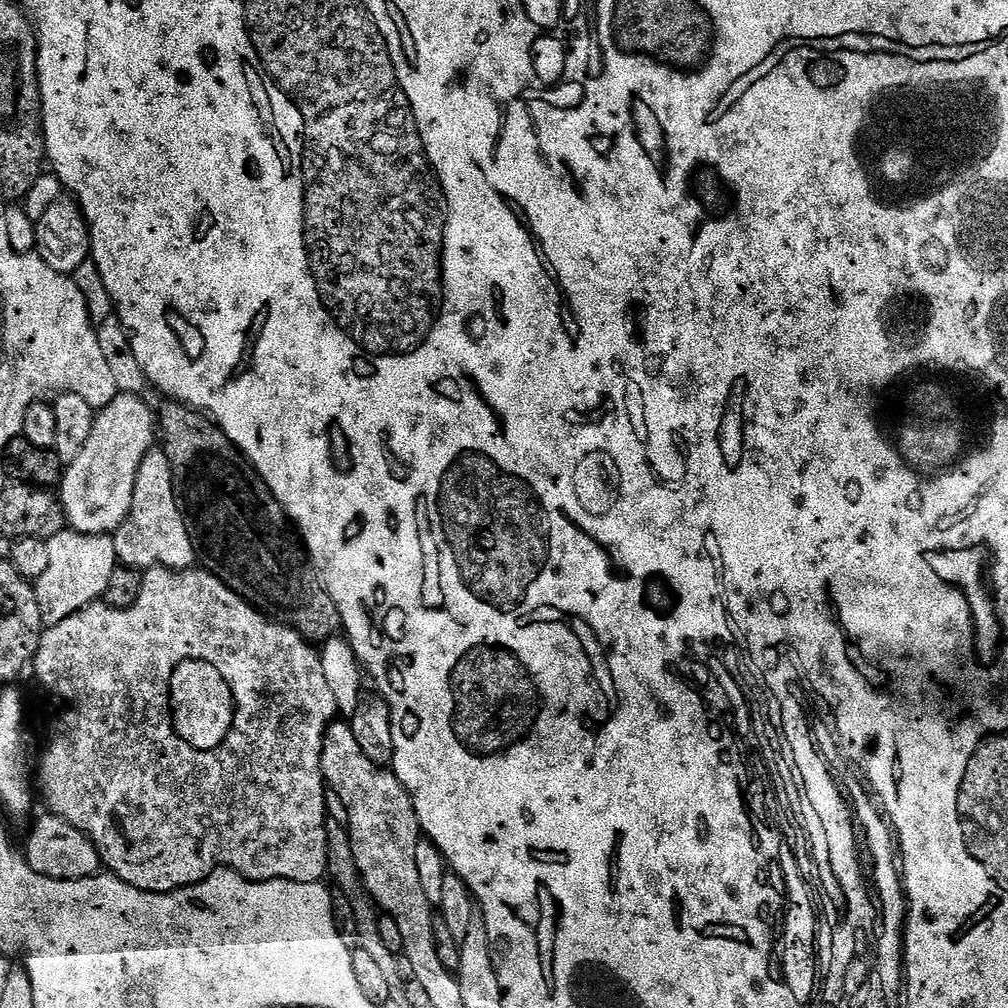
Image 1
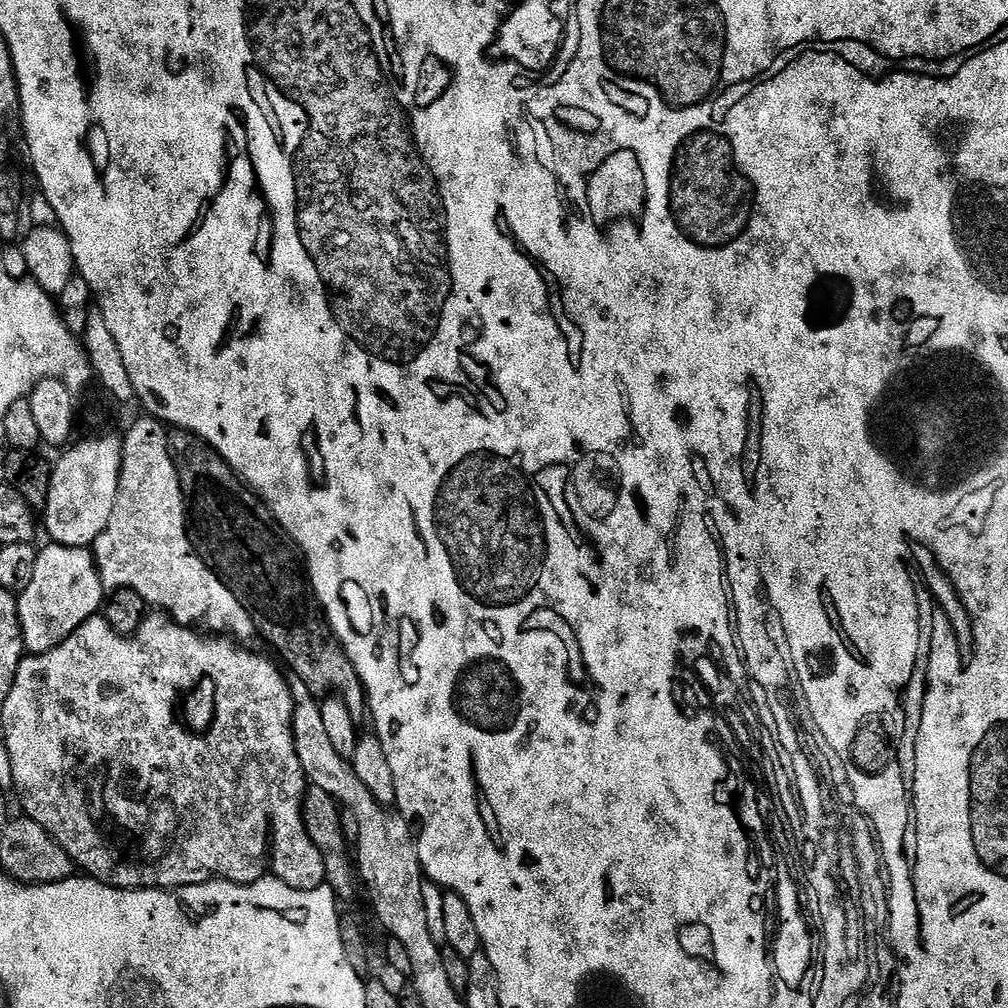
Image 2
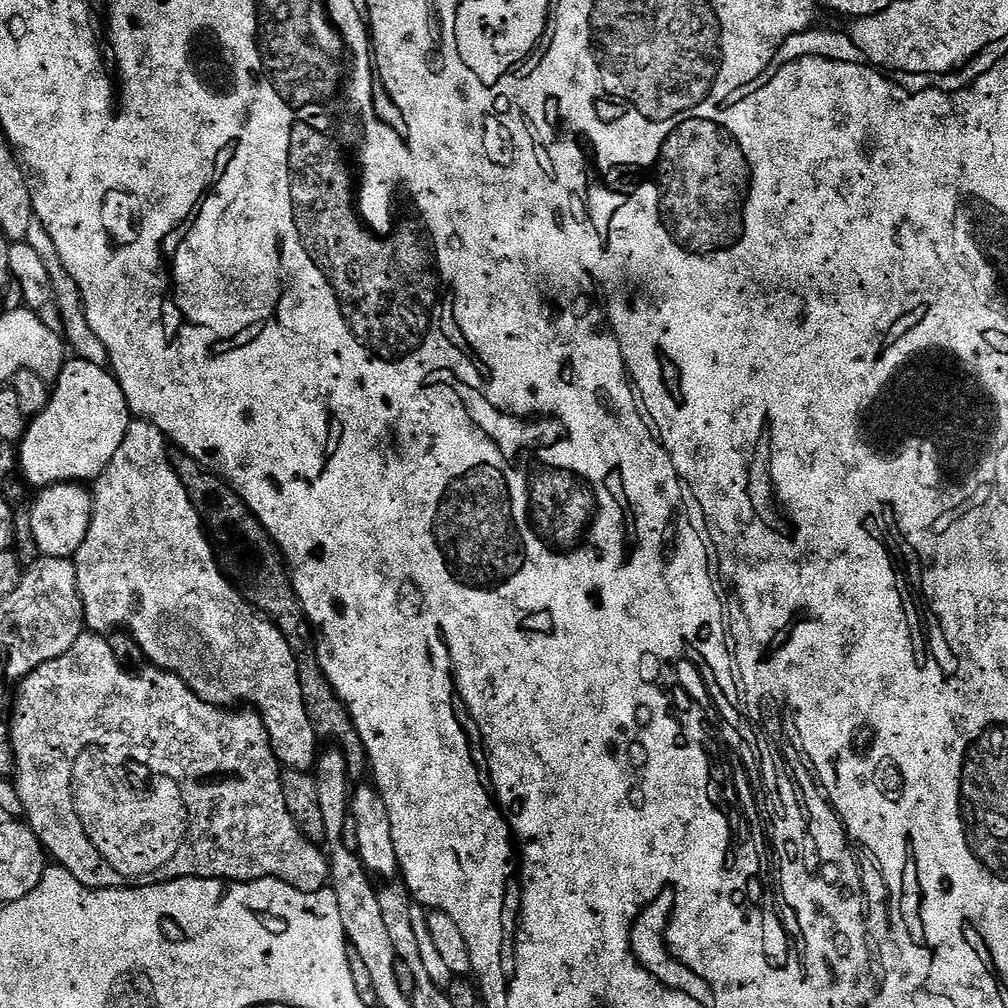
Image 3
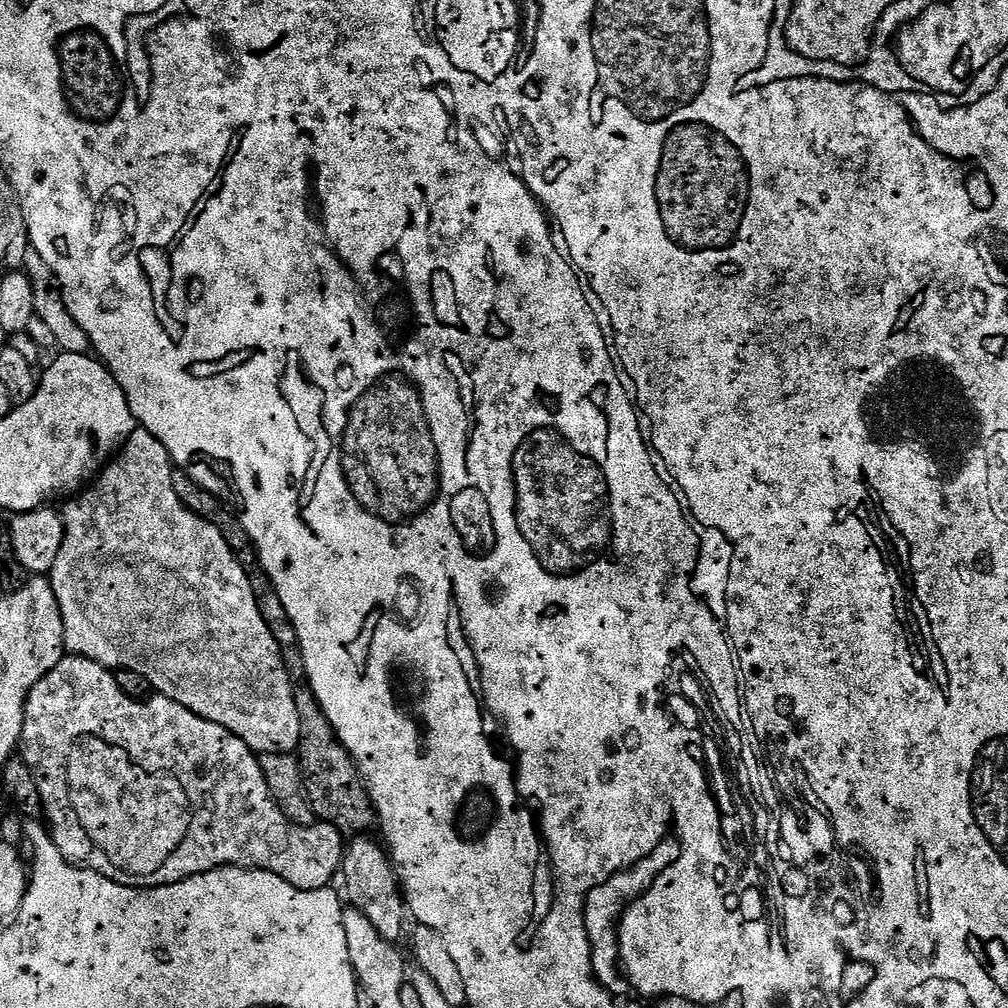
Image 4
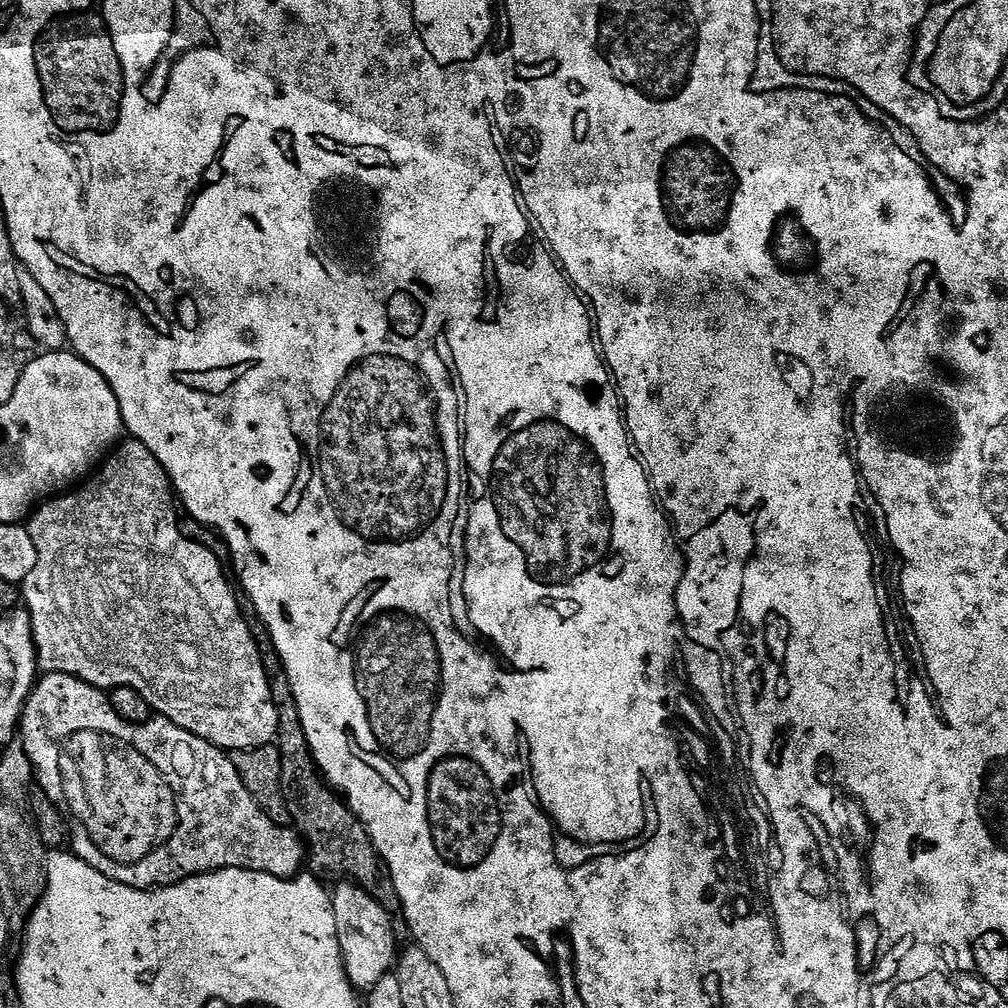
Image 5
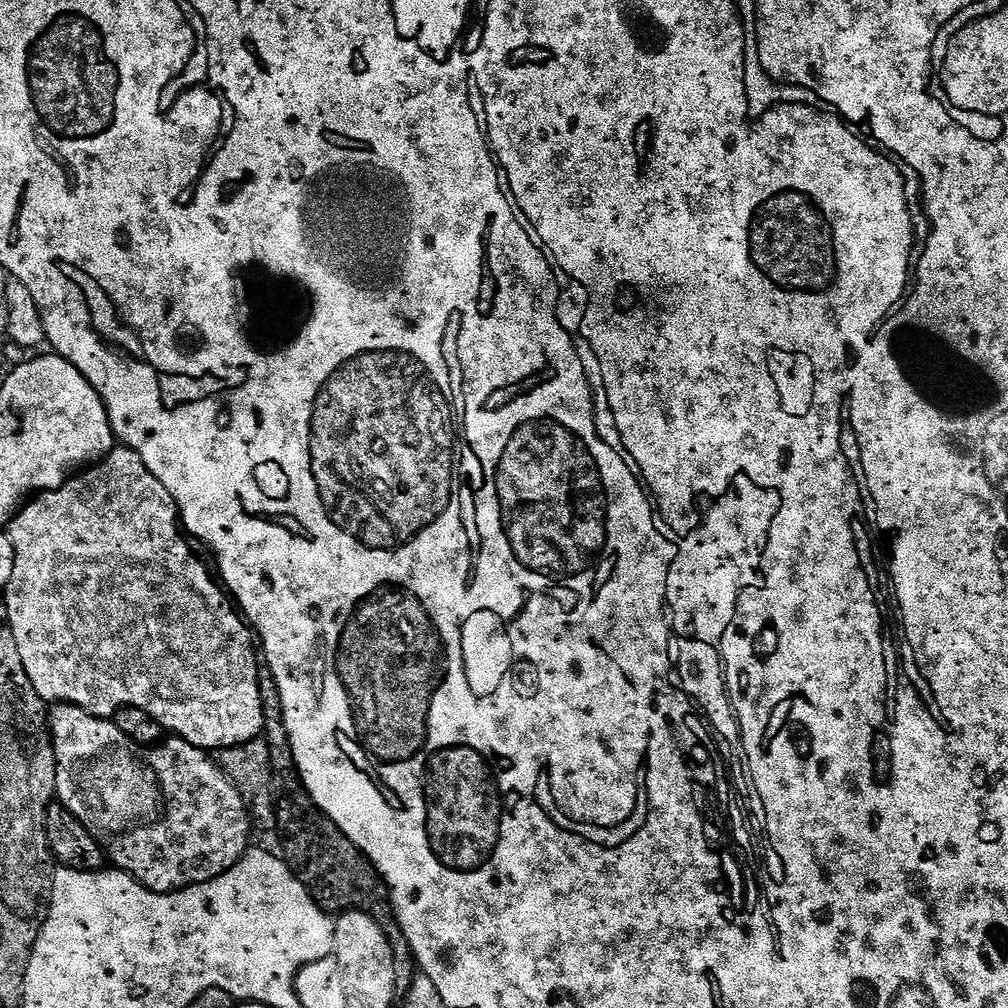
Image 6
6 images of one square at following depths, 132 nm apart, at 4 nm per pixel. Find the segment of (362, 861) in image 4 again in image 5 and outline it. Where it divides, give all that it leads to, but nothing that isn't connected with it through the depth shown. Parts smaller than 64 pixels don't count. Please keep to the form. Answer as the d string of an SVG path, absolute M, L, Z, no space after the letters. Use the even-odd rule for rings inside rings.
M340 882L335 888L331 893L332 909L338 926L340 952L344 956L344 970L348 973L348 981L357 990L373 988L383 976L393 971L398 960L396 928L392 925L393 913L355 882Z

